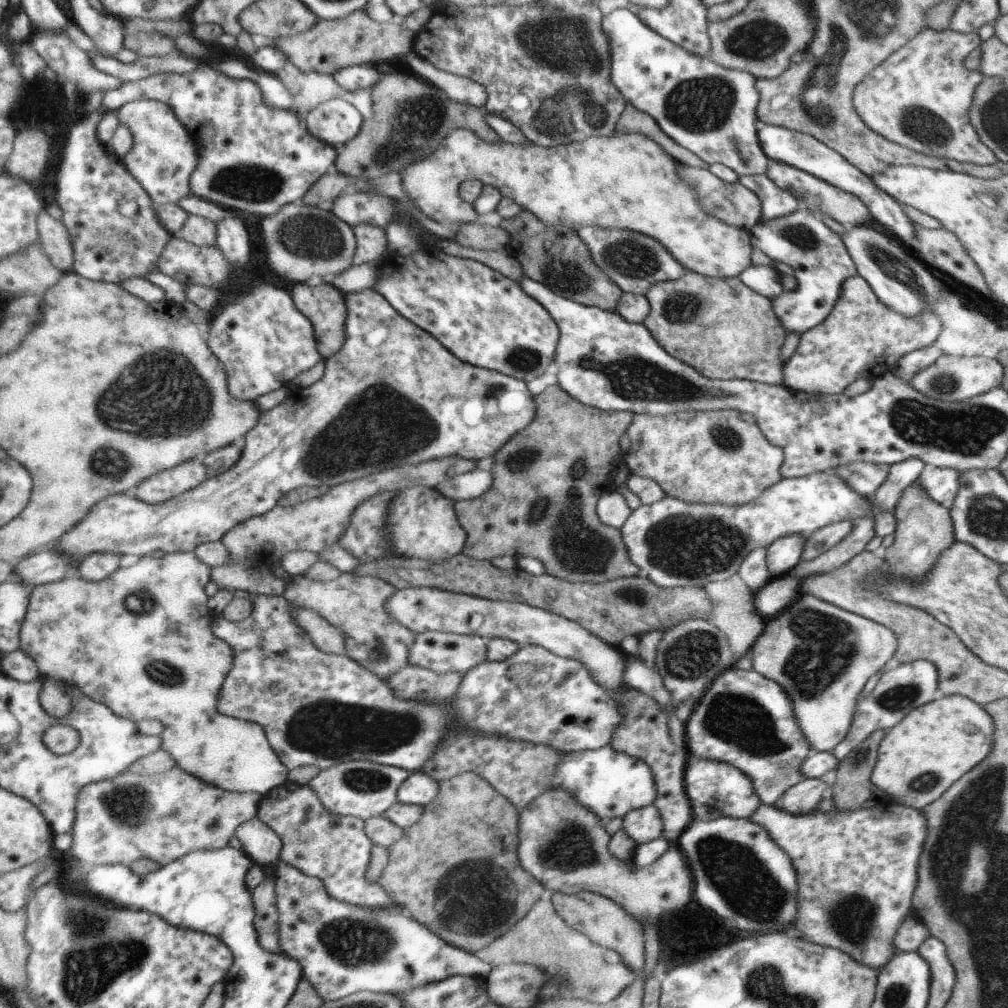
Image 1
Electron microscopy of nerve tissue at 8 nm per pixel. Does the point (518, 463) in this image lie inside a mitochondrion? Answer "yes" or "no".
yes

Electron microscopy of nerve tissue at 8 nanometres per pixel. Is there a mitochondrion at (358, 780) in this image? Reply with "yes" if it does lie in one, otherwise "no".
yes

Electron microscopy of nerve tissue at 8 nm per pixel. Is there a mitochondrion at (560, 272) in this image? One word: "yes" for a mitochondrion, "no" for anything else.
yes

